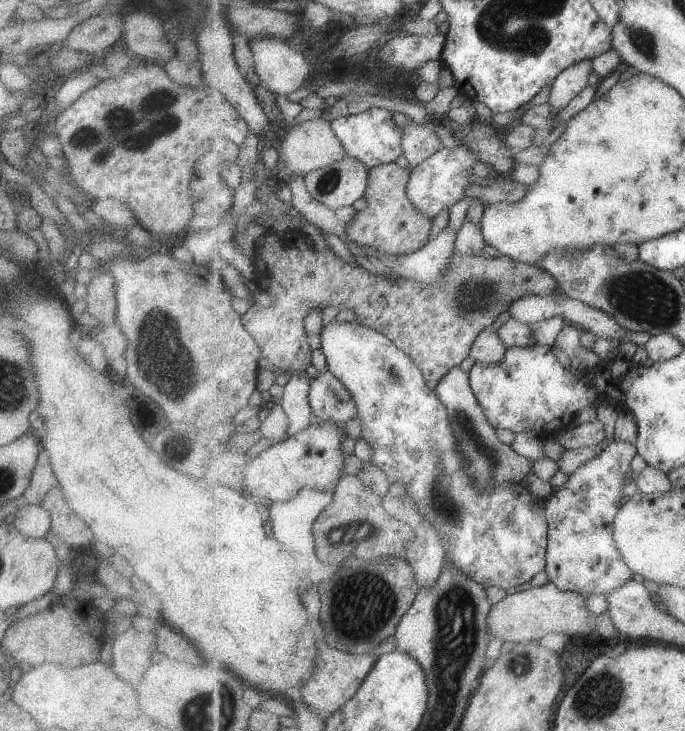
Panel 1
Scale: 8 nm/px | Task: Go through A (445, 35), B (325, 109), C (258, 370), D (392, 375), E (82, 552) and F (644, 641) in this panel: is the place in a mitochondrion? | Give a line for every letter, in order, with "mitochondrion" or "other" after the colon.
A: other
B: other
C: other
D: mitochondrion
E: other
F: other

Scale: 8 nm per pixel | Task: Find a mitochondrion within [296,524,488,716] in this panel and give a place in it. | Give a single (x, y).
(380, 600)

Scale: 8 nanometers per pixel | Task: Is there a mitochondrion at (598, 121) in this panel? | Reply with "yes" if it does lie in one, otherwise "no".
no

